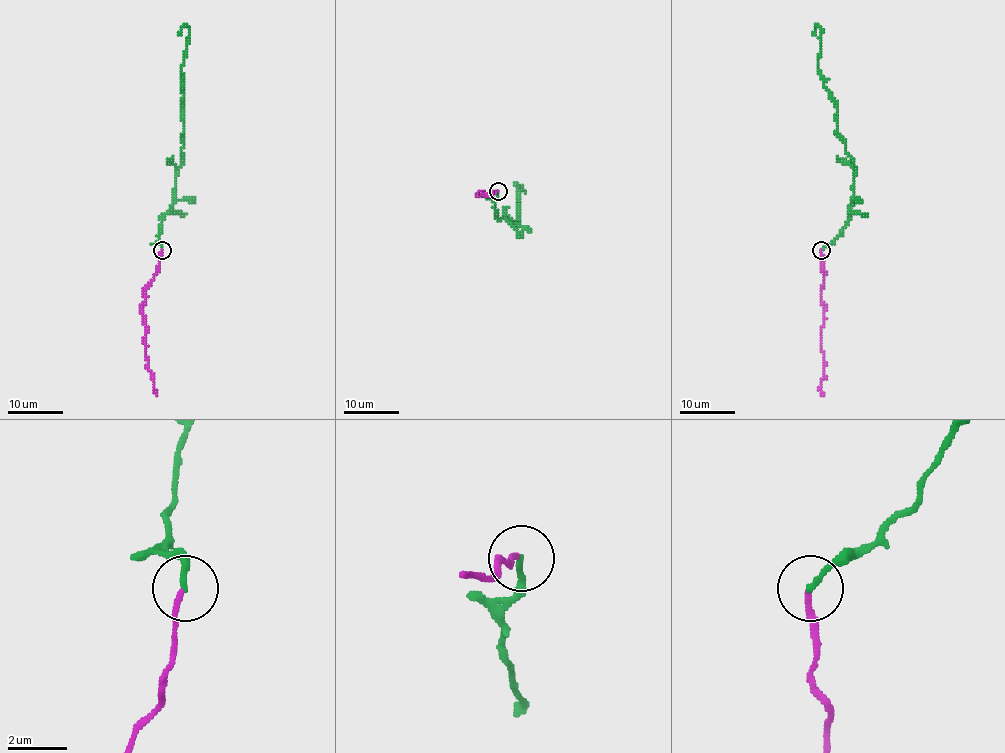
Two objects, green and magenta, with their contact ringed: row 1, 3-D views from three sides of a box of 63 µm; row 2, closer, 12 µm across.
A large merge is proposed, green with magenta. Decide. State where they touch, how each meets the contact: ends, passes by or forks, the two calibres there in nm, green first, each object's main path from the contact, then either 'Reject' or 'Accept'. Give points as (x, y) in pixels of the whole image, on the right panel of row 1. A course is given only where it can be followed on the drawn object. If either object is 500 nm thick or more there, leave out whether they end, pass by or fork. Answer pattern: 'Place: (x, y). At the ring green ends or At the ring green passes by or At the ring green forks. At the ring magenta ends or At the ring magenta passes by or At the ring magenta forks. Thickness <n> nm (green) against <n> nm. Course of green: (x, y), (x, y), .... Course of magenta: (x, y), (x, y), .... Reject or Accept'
Place: (821, 250). At the ring green ends. At the ring magenta ends. Thickness 180 nm (green) against 190 nm. Course of green: (821, 250), (847, 221), (854, 165), (836, 132), (836, 103), (817, 69), (821, 30), (817, 26), (812, 34). Course of magenta: (821, 250), (824, 273), (821, 304), (824, 306), (820, 345), (824, 378), (820, 386), (823, 396). Accept

